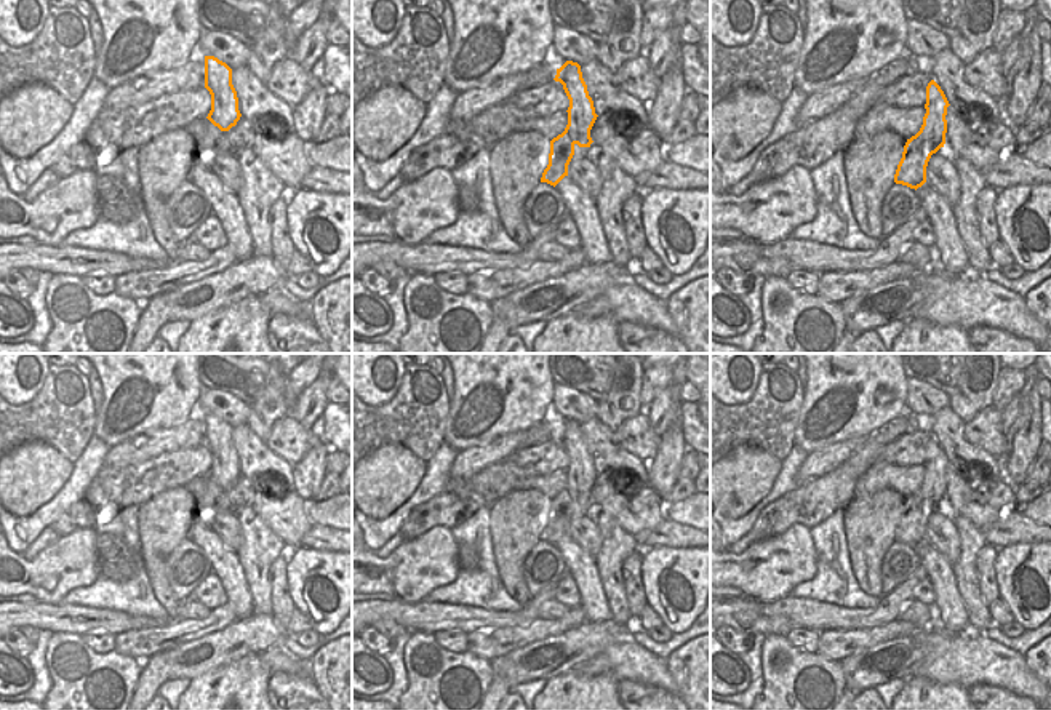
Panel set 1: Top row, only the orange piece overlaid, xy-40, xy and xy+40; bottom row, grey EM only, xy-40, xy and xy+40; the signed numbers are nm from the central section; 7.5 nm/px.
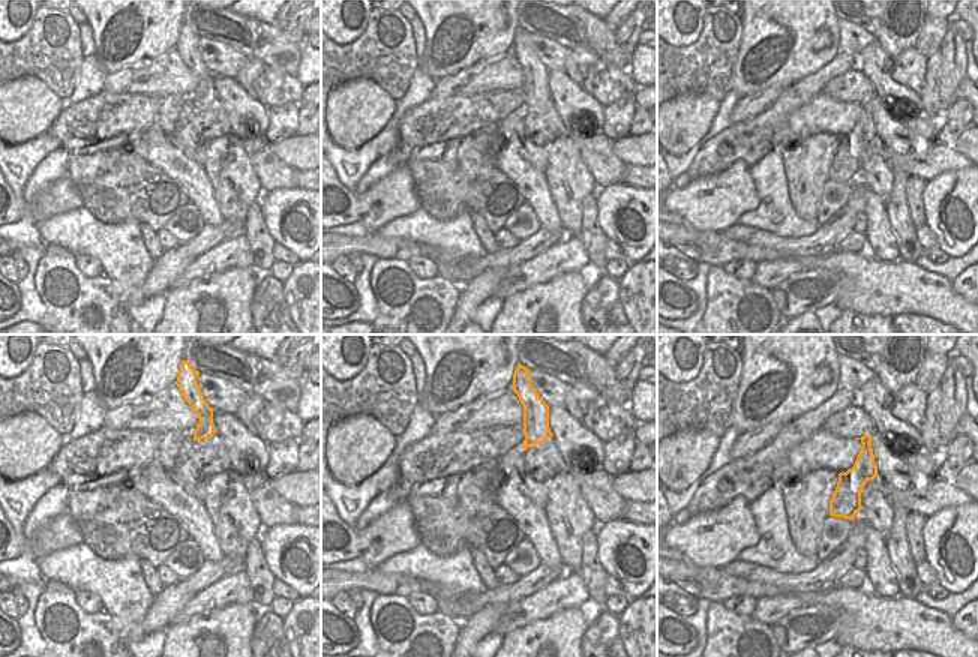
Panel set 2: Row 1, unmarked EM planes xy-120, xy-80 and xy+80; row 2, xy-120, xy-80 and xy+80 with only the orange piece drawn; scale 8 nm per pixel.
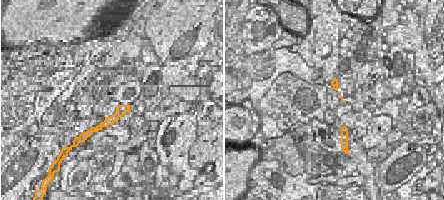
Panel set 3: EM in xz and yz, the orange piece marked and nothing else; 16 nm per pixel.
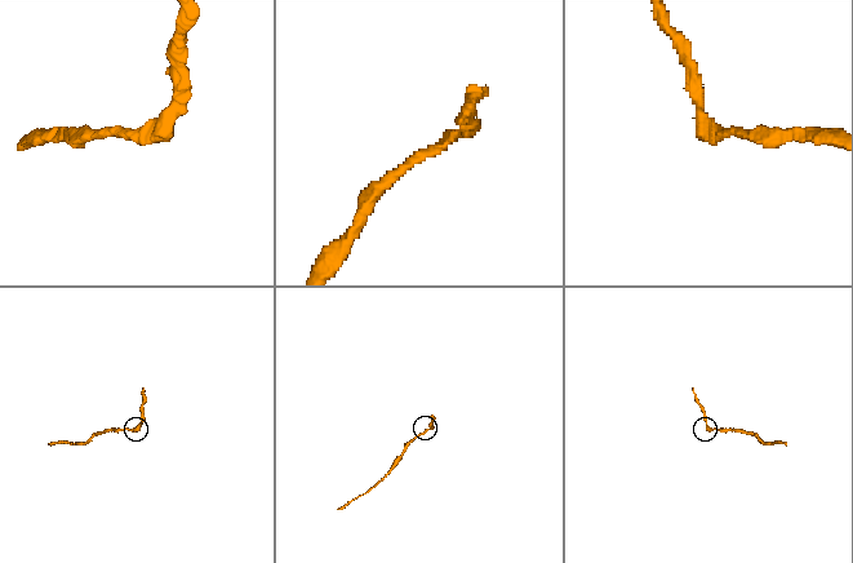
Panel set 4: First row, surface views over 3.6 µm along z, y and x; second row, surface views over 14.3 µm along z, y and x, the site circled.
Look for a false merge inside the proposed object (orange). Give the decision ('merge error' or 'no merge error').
merge error

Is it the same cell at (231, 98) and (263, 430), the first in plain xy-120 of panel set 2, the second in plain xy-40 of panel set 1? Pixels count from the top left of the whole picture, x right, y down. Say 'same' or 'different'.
different

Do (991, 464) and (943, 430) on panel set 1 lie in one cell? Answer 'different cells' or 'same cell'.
same cell

